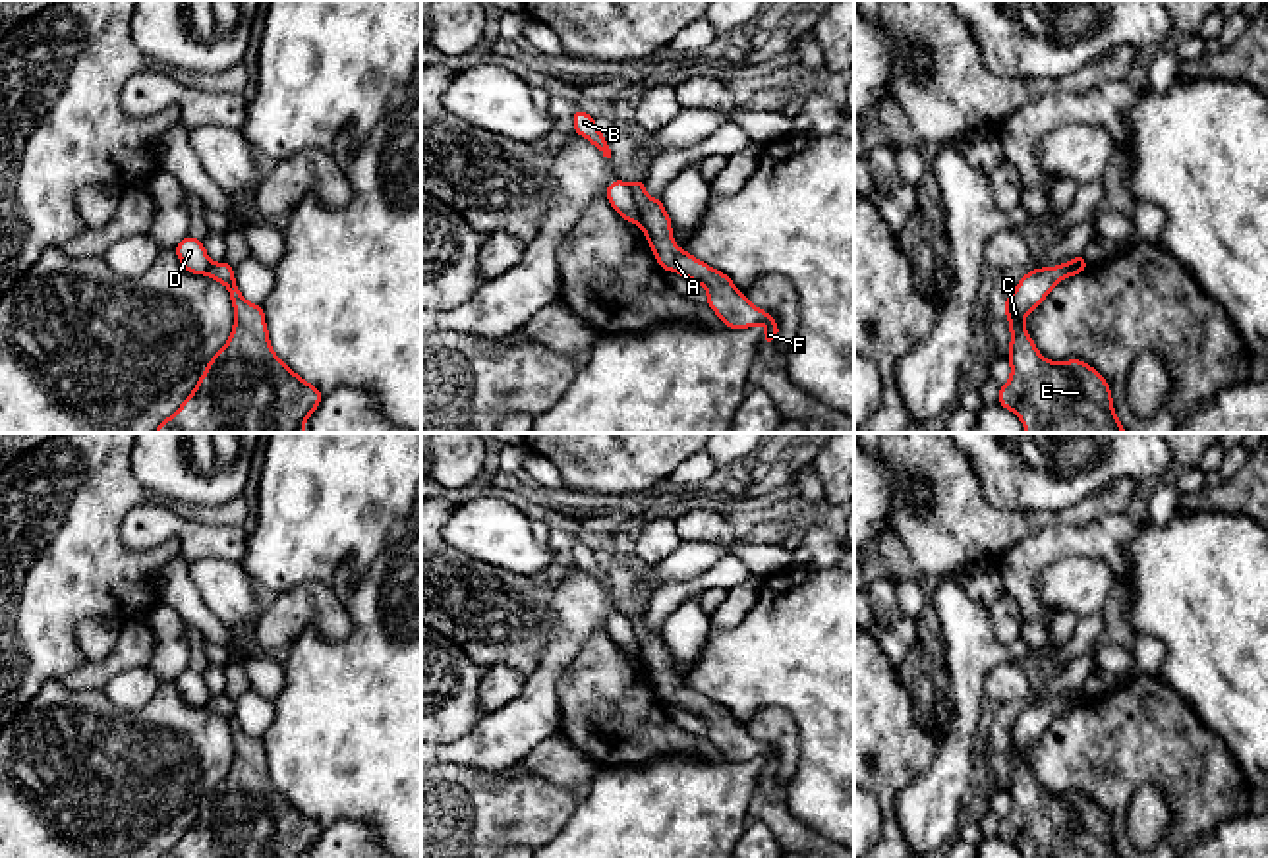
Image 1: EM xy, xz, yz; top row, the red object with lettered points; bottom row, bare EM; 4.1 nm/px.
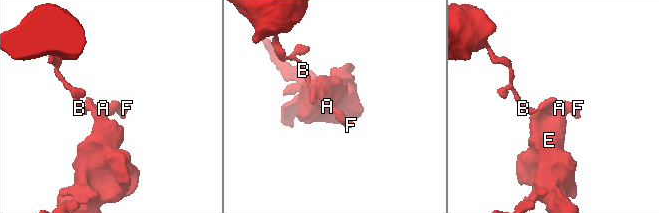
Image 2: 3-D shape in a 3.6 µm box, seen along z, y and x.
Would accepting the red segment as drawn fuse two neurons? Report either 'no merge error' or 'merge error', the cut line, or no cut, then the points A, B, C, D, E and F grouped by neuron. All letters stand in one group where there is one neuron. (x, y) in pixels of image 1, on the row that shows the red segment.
merge error; cut in xz along (629, 184), (640, 223); A C E F / B D

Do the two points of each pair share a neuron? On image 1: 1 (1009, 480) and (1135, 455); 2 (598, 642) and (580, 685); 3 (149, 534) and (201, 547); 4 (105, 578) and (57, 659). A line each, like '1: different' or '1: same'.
1: same
2: same
3: same
4: same

